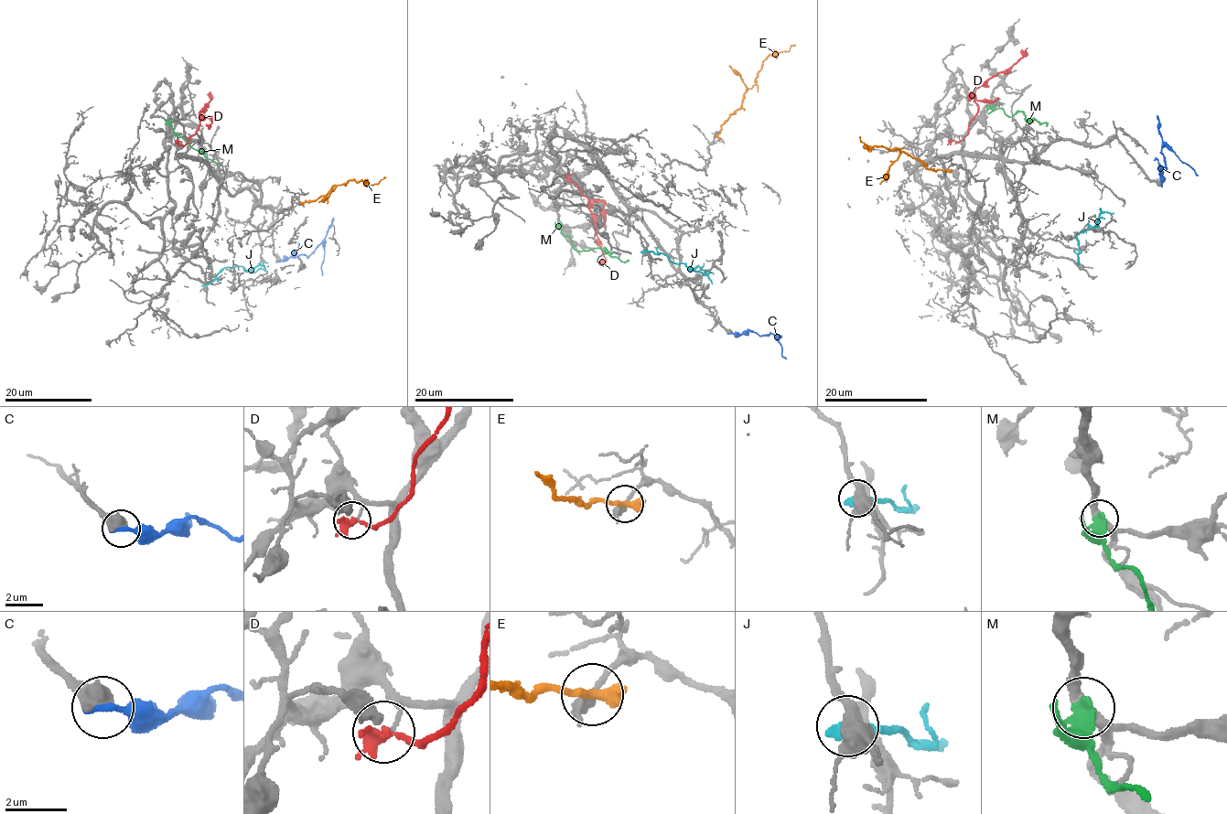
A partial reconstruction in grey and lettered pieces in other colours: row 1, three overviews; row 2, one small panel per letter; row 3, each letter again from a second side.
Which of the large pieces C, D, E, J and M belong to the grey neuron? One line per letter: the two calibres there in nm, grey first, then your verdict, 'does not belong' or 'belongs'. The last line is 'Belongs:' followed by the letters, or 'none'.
C: 700/260 nm | does not belong
D: 120/240 nm | does not belong
E: 340/460 nm | does not belong
J: 480/360 nm | does not belong
M: 300/440 nm | does not belong
Belongs: none

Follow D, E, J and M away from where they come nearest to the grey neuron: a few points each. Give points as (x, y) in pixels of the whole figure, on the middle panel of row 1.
D: (565, 178), (575, 186), (590, 205), (597, 240), (605, 260), (602, 267)
E: (717, 134), (721, 125), (740, 107), (745, 92), (755, 83), (762, 61), (769, 55), (787, 51), (796, 44)
J: (643, 251), (661, 254), (705, 273), (712, 283)
M: (559, 222), (562, 234), (571, 239), (576, 251), (603, 249), (621, 261), (629, 259)

